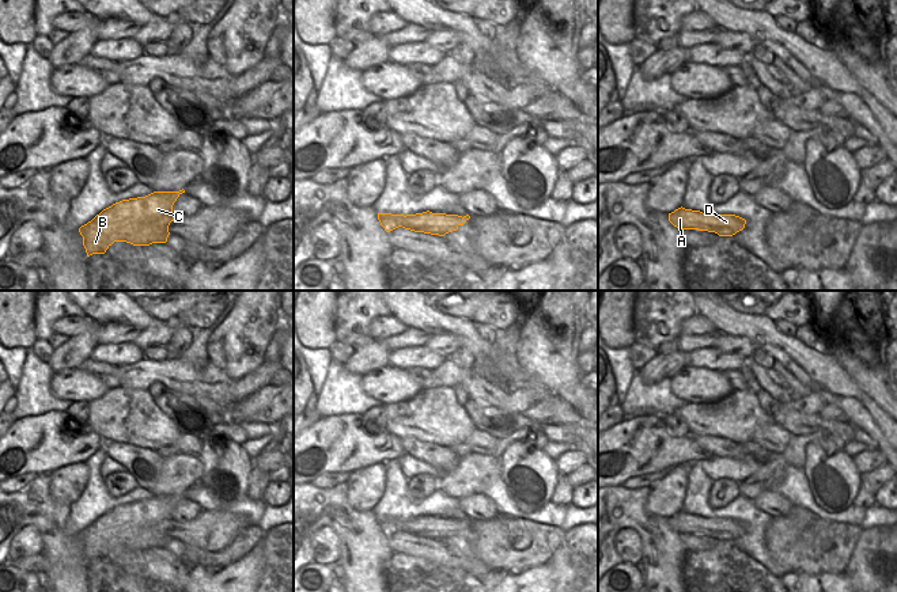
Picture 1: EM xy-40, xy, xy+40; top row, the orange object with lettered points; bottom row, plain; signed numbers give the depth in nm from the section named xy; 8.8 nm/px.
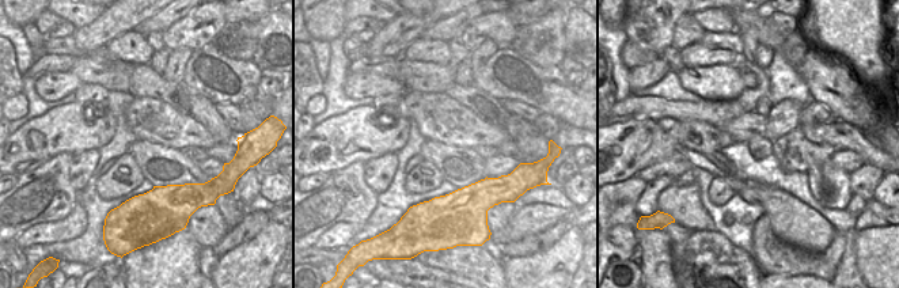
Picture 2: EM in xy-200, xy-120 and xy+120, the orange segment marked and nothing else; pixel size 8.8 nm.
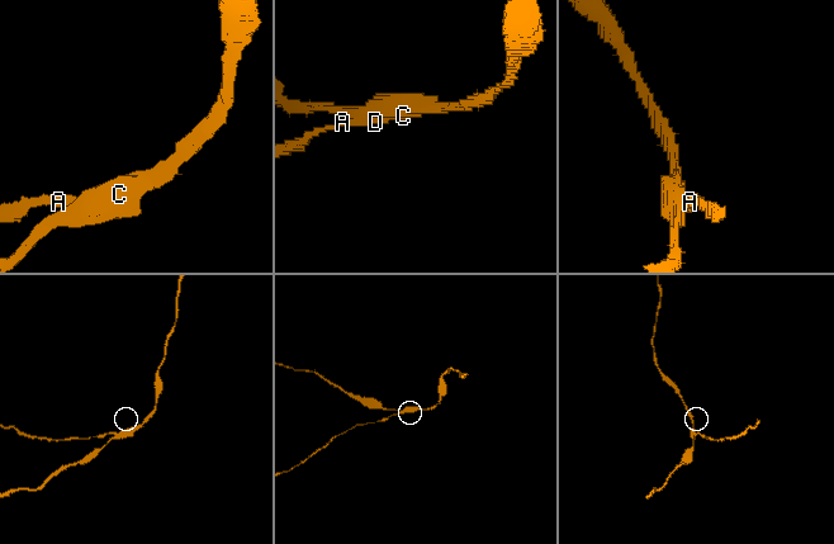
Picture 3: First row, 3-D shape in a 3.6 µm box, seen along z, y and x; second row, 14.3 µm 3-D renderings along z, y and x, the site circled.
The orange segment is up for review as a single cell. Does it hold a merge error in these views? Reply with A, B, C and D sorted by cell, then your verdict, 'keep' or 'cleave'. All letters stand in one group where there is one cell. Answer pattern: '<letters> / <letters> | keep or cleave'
A D / B C | cleave

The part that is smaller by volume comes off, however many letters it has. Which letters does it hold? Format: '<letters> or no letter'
A, D

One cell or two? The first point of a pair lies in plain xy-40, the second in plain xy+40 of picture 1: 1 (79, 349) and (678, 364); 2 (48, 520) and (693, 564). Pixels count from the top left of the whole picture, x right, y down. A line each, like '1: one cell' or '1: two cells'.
1: one cell
2: two cells

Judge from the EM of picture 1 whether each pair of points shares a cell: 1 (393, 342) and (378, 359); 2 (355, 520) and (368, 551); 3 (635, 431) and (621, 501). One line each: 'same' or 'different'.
1: different
2: same
3: different

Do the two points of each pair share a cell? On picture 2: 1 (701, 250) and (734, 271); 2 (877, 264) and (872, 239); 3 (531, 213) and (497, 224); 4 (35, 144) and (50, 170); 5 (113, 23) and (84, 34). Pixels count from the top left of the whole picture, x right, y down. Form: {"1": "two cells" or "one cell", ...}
{"1": "one cell", "2": "one cell", "3": "two cells", "4": "two cells", "5": "one cell"}

